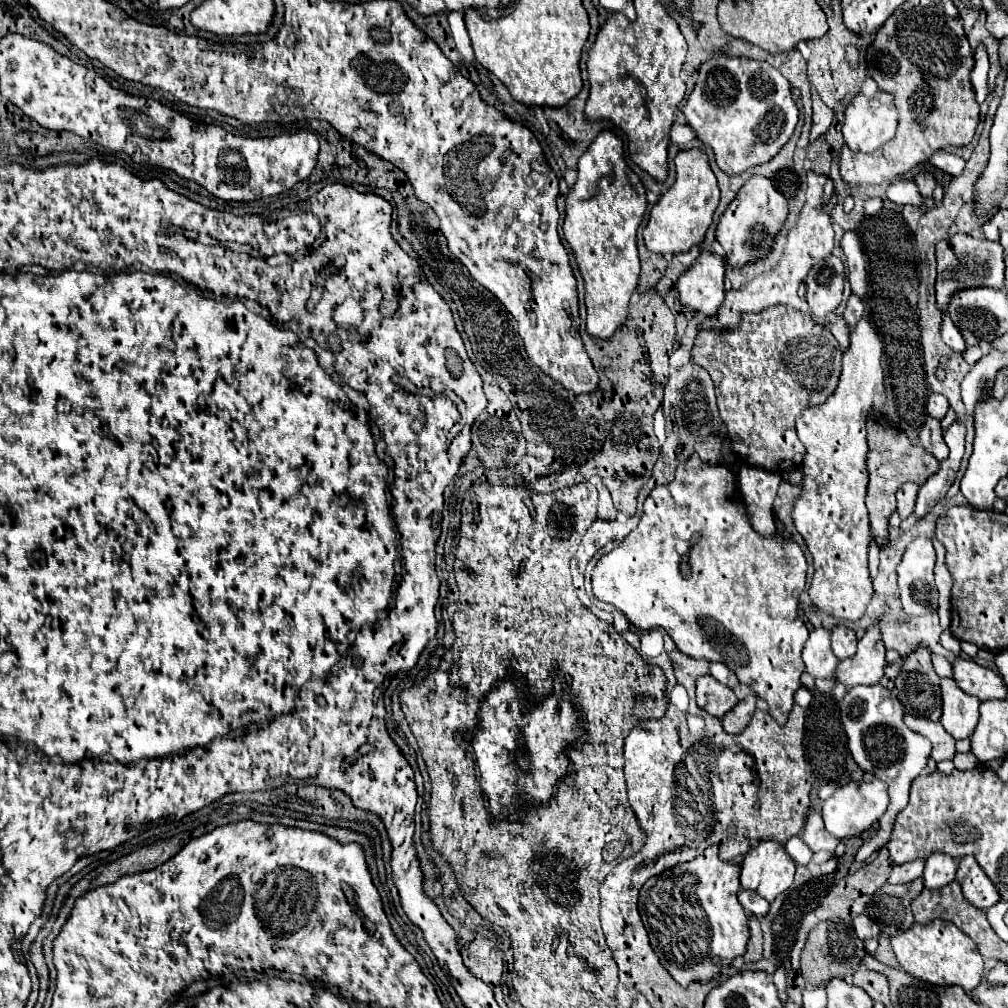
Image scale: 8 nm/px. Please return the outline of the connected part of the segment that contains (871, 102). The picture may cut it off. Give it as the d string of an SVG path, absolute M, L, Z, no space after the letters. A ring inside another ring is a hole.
M878 91L872 99L866 99L860 93L846 107L842 135L844 135L846 145L852 151L872 153L876 149L880 149L884 143L888 143L888 139L892 139L892 135L896 135L896 127L898 127L898 111L896 111L896 103L894 103L894 95Z

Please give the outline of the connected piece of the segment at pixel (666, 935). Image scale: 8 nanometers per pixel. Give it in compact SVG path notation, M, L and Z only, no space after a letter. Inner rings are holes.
M712 845L688 863L680 863L650 877L640 889L638 911L650 935L650 945L674 981L686 987L692 981L710 981L738 955L746 953L748 919L738 901L740 865L726 863Z

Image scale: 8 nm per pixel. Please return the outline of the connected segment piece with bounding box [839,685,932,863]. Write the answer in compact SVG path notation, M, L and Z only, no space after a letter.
M864 685L864 687L852 687L844 699L839 703L840 719L848 737L848 749L854 757L854 761L864 769L872 771L878 779L888 783L890 793L890 805L888 811L880 819L880 831L868 839L856 853L856 861L866 861L876 849L884 847L890 839L890 831L894 827L896 815L906 807L908 803L908 789L910 783L922 773L926 767L926 761L930 757L930 741L914 731L910 731L902 721L902 705L898 697L894 697L884 685Z

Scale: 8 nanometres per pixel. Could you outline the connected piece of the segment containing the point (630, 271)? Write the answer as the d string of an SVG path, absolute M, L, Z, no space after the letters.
M602 131L588 151L580 157L578 163L578 181L568 193L566 199L566 219L564 219L564 237L572 245L572 253L576 257L578 269L584 279L586 287L586 309L588 309L588 333L598 339L608 339L628 317L628 303L632 293L638 287L640 281L640 257L636 247L636 231L644 219L646 213L646 193L644 189L640 195L630 183L626 161L624 161L624 149L620 137L616 137L612 131Z

